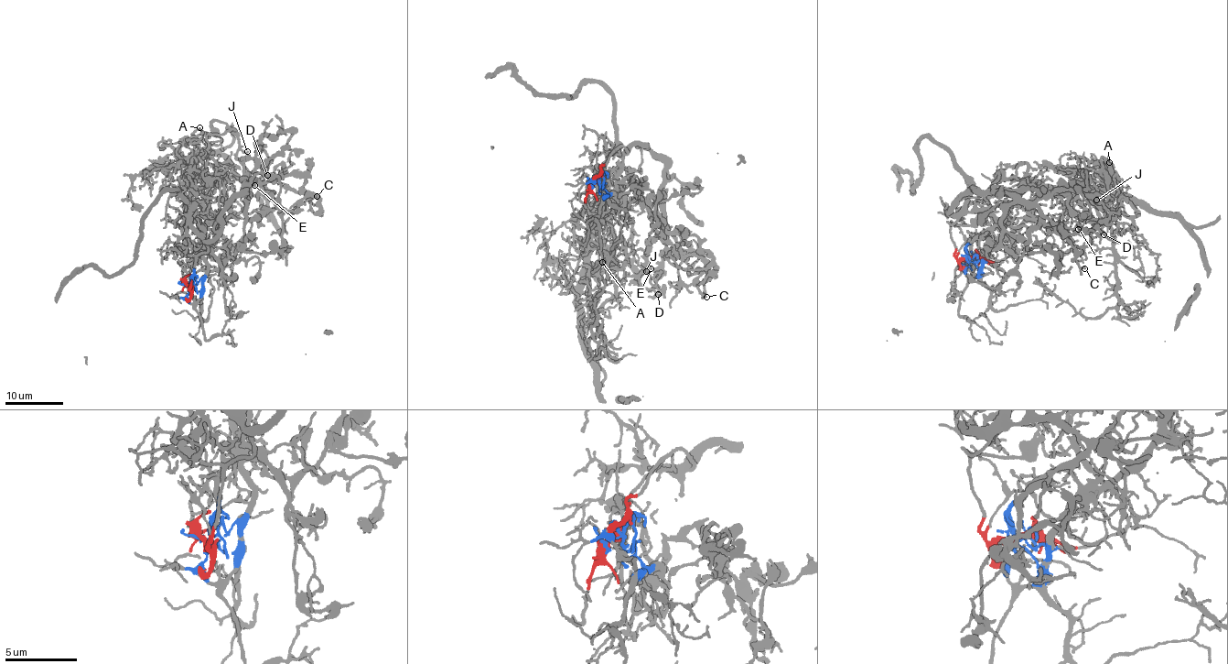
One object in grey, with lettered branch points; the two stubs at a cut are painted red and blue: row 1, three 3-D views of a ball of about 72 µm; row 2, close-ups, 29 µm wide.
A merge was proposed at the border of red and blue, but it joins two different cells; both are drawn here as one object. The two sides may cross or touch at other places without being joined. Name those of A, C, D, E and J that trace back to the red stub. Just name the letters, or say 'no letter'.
C, D, E, J

